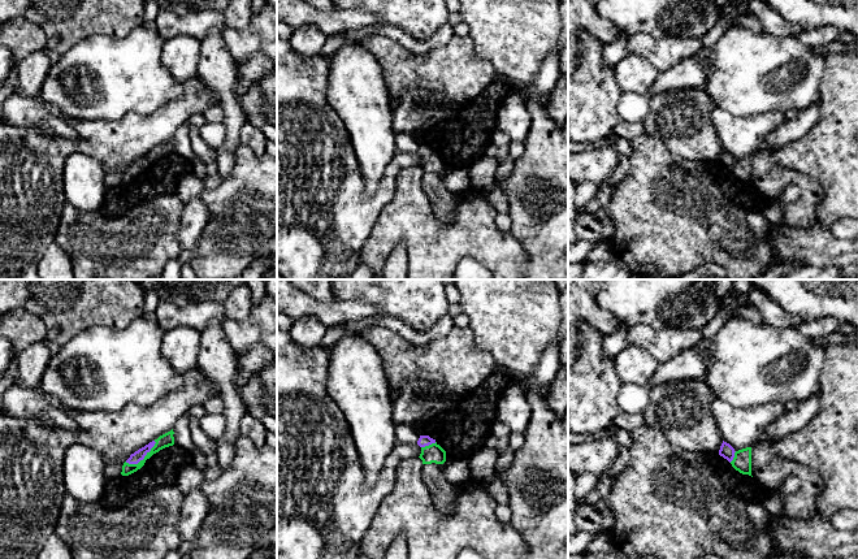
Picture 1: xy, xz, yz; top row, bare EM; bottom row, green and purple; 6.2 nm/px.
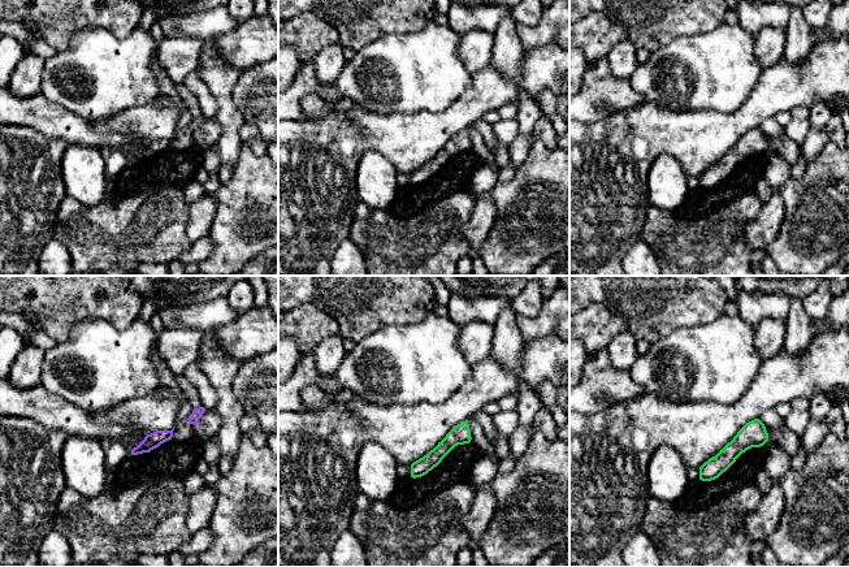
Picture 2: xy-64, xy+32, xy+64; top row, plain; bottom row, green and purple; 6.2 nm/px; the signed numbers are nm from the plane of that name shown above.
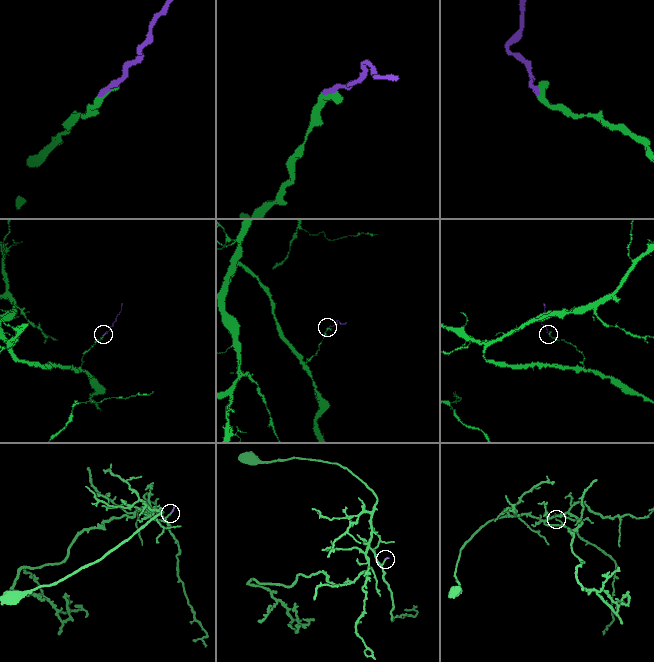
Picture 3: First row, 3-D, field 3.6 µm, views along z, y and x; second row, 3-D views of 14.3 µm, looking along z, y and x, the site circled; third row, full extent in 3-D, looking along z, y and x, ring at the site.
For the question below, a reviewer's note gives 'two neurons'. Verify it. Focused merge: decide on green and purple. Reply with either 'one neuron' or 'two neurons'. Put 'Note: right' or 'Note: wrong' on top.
Note: wrong
one neuron

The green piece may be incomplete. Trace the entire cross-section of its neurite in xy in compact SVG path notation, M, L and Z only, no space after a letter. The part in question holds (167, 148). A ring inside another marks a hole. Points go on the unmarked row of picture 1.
M173 138L162 144L160 144L157 148L150 151L144 156L139 157L134 162L130 164L130 166L124 172L122 174L122 185L129 185L138 178L140 178L146 169L150 168L153 162L159 161L160 159L173 155L174 153L174 140Z

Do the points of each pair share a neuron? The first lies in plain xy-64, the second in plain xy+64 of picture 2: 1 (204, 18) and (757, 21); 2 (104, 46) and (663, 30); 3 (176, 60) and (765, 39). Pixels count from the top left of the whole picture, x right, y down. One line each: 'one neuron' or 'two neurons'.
1: one neuron
2: two neurons
3: one neuron

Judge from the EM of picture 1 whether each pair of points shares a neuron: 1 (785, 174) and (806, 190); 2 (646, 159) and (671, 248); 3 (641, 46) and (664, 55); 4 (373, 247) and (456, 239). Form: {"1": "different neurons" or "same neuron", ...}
{"1": "same neuron", "2": "same neuron", "3": "same neuron", "4": "same neuron"}

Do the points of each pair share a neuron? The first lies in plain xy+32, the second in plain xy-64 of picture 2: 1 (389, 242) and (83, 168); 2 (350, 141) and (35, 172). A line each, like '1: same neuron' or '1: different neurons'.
1: different neurons
2: same neuron

